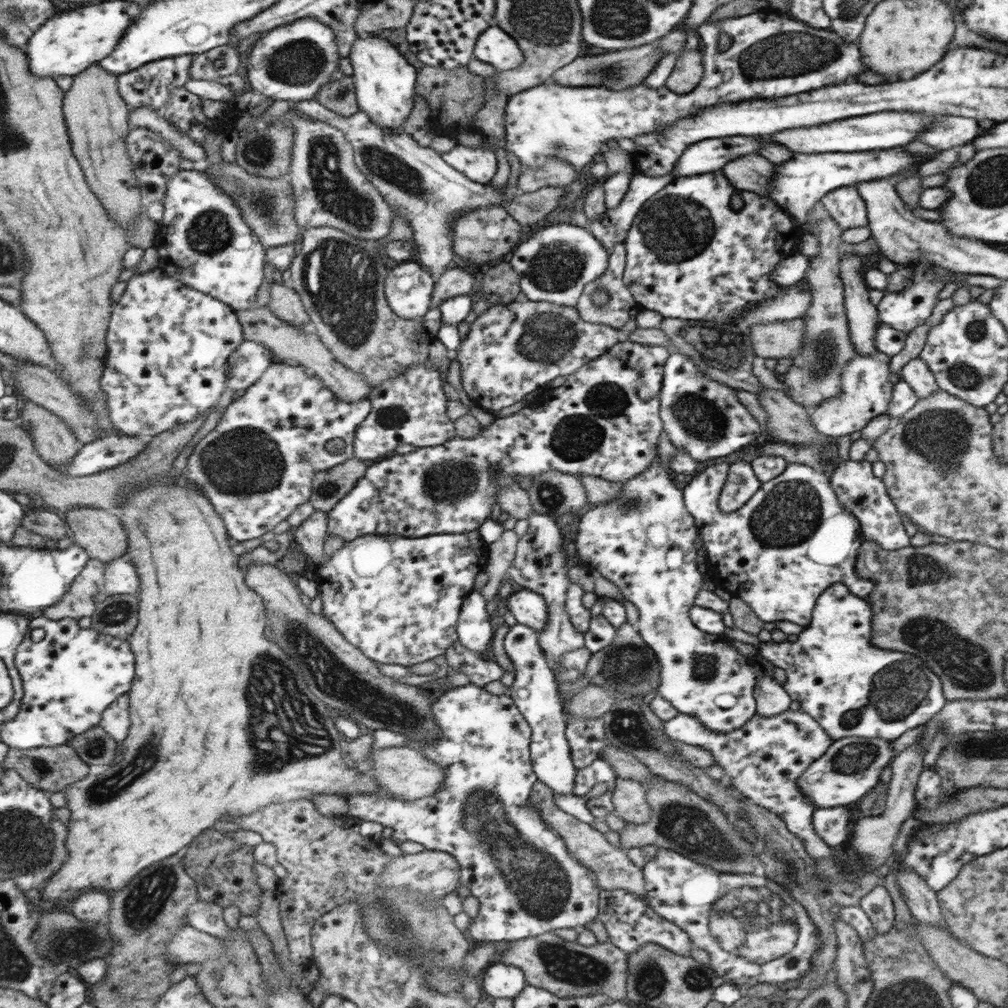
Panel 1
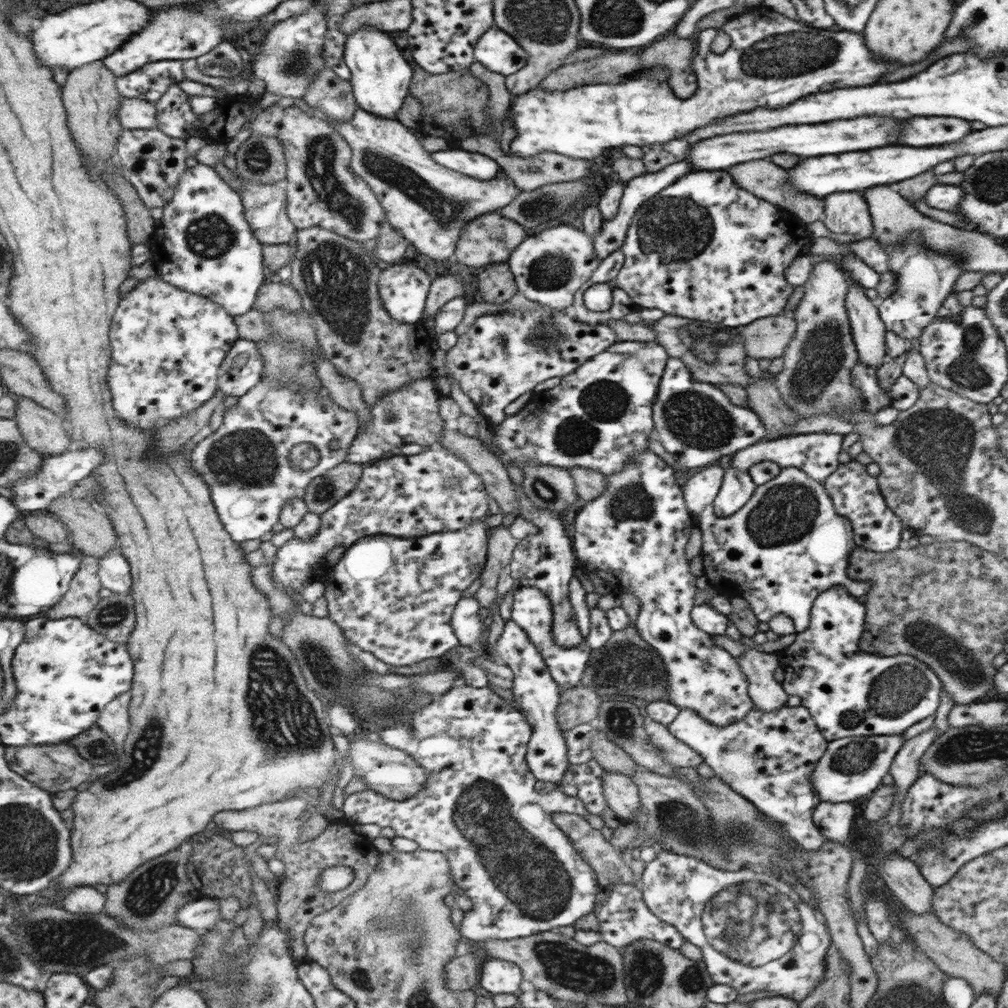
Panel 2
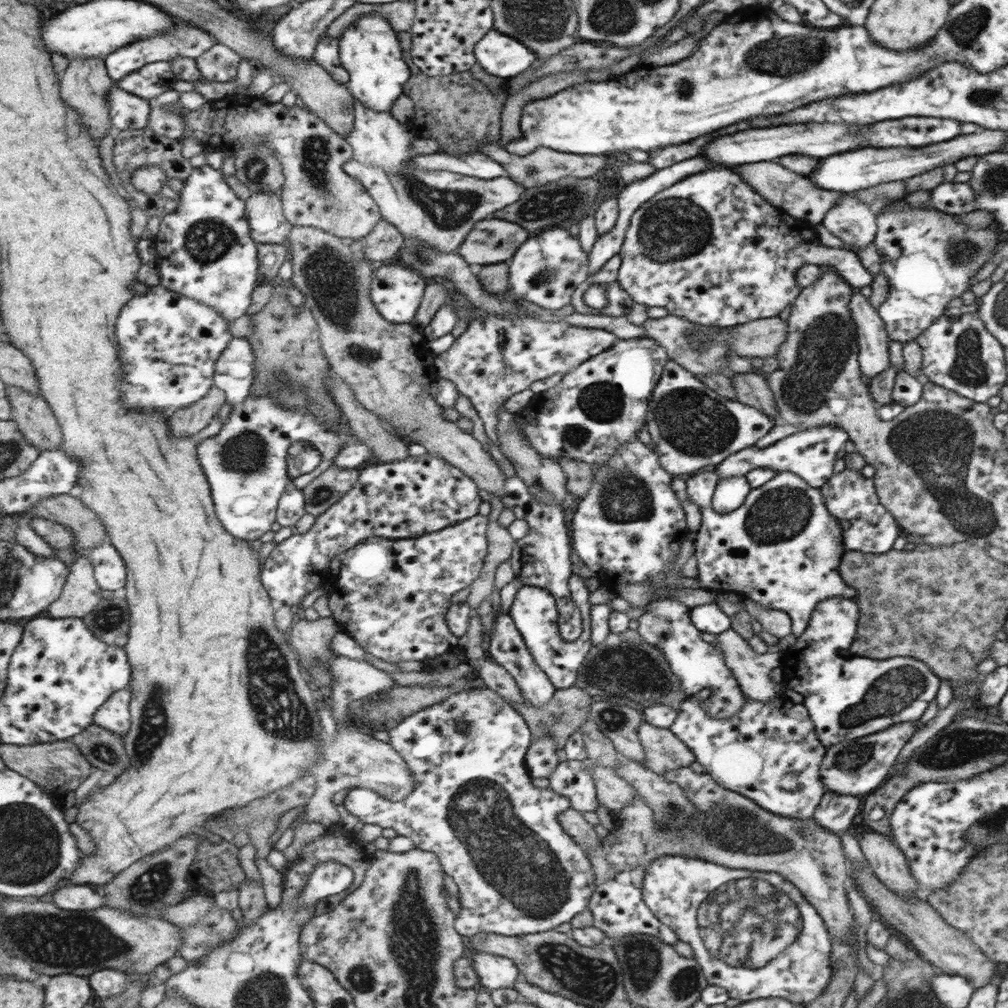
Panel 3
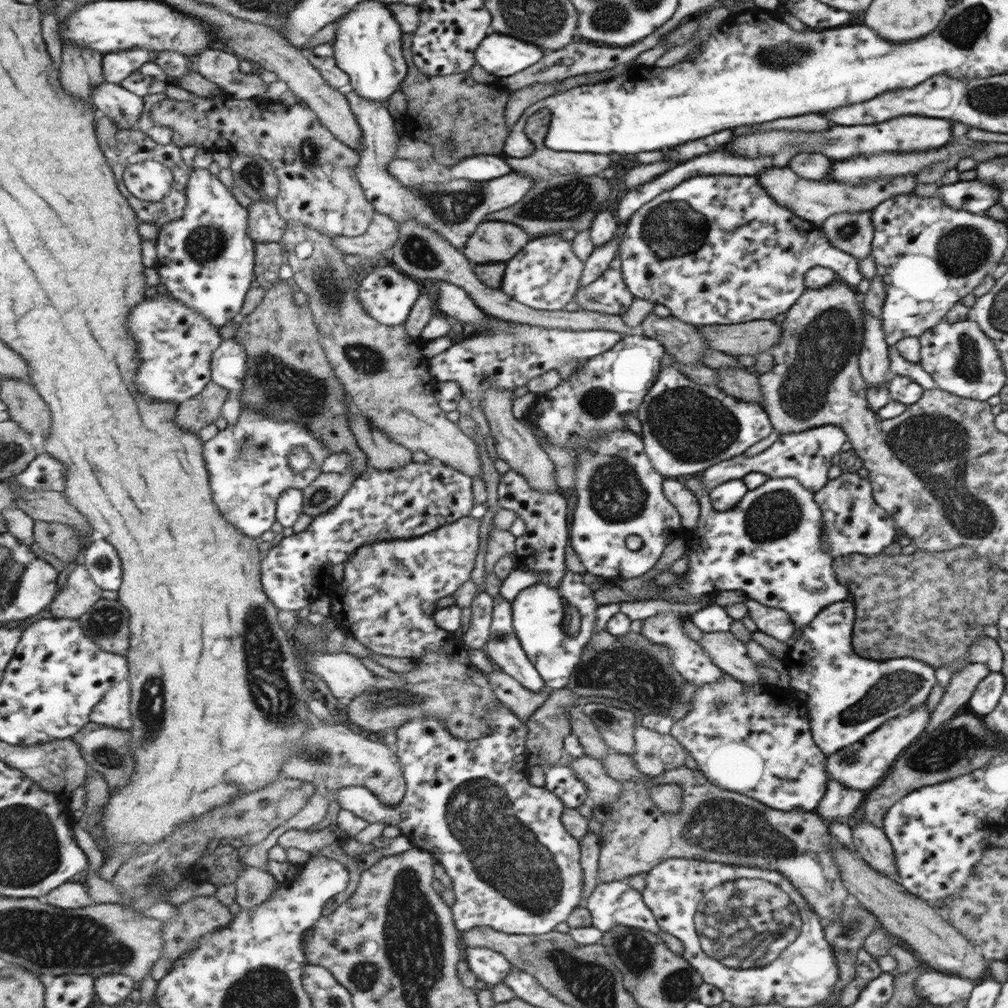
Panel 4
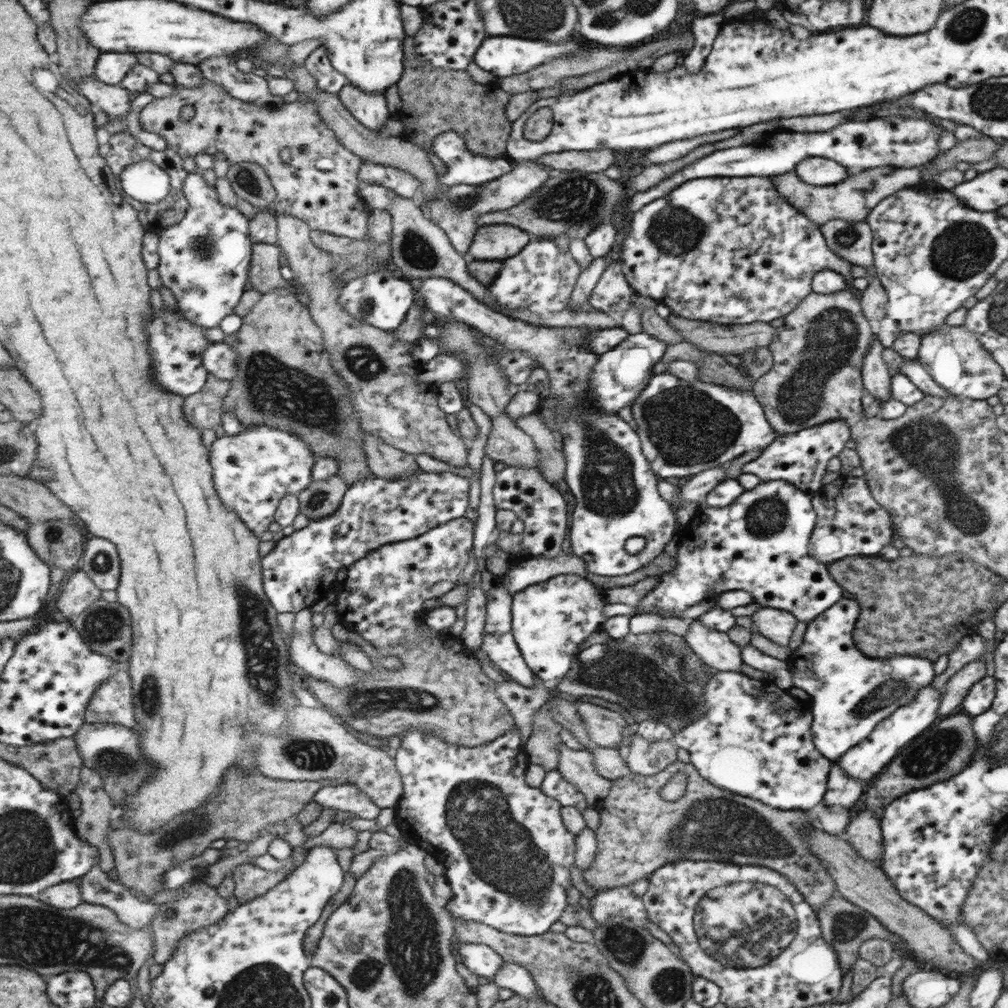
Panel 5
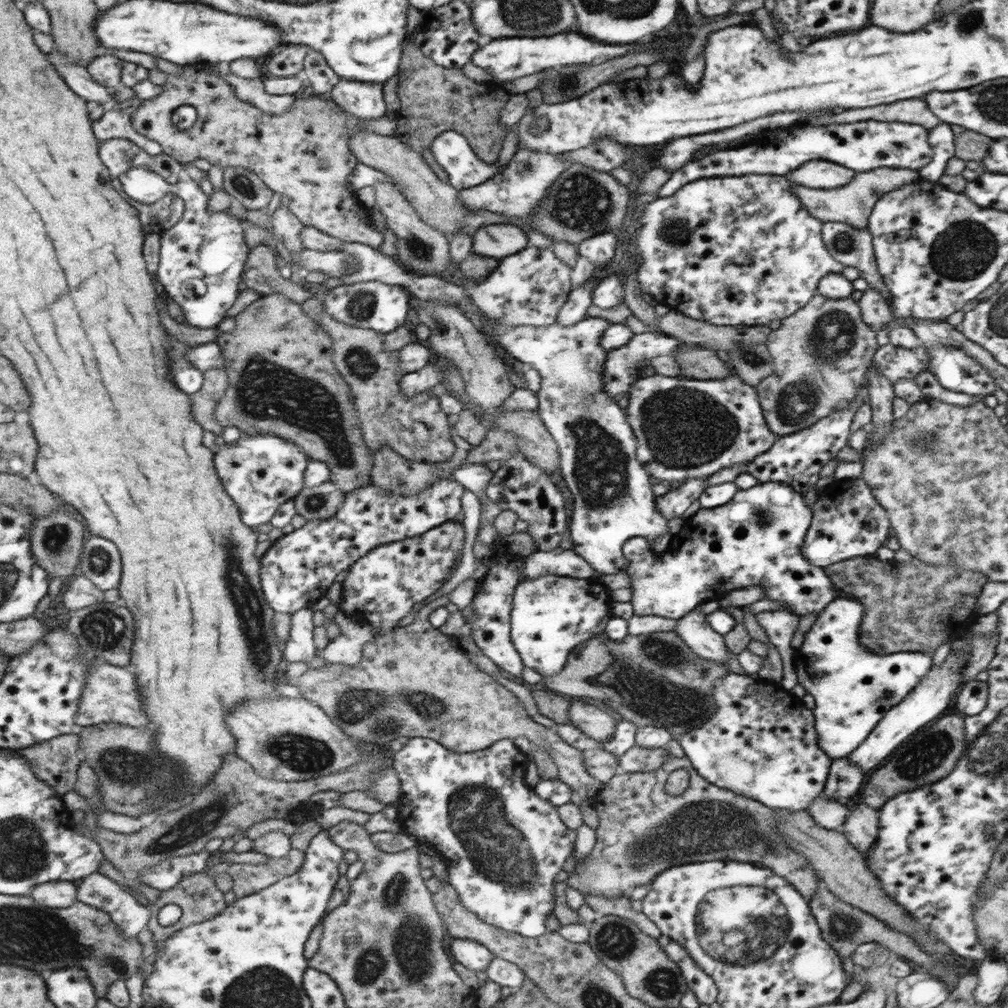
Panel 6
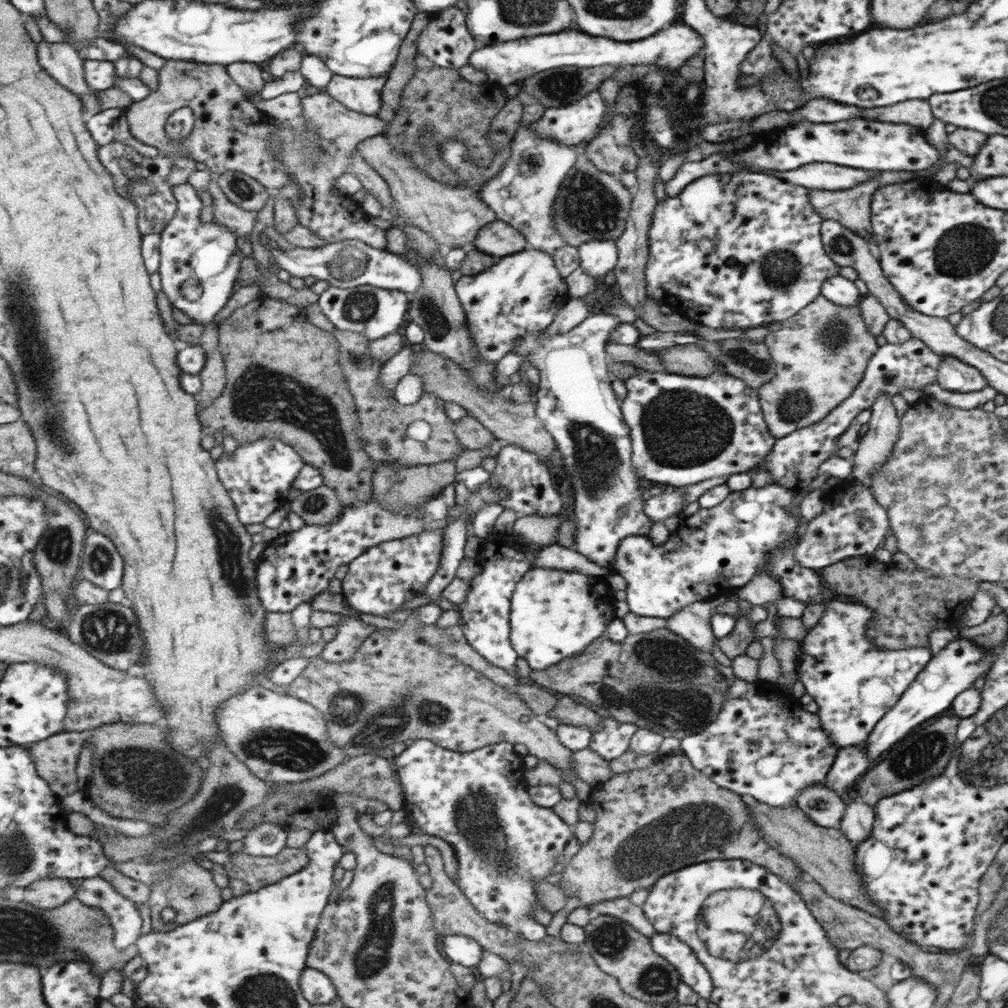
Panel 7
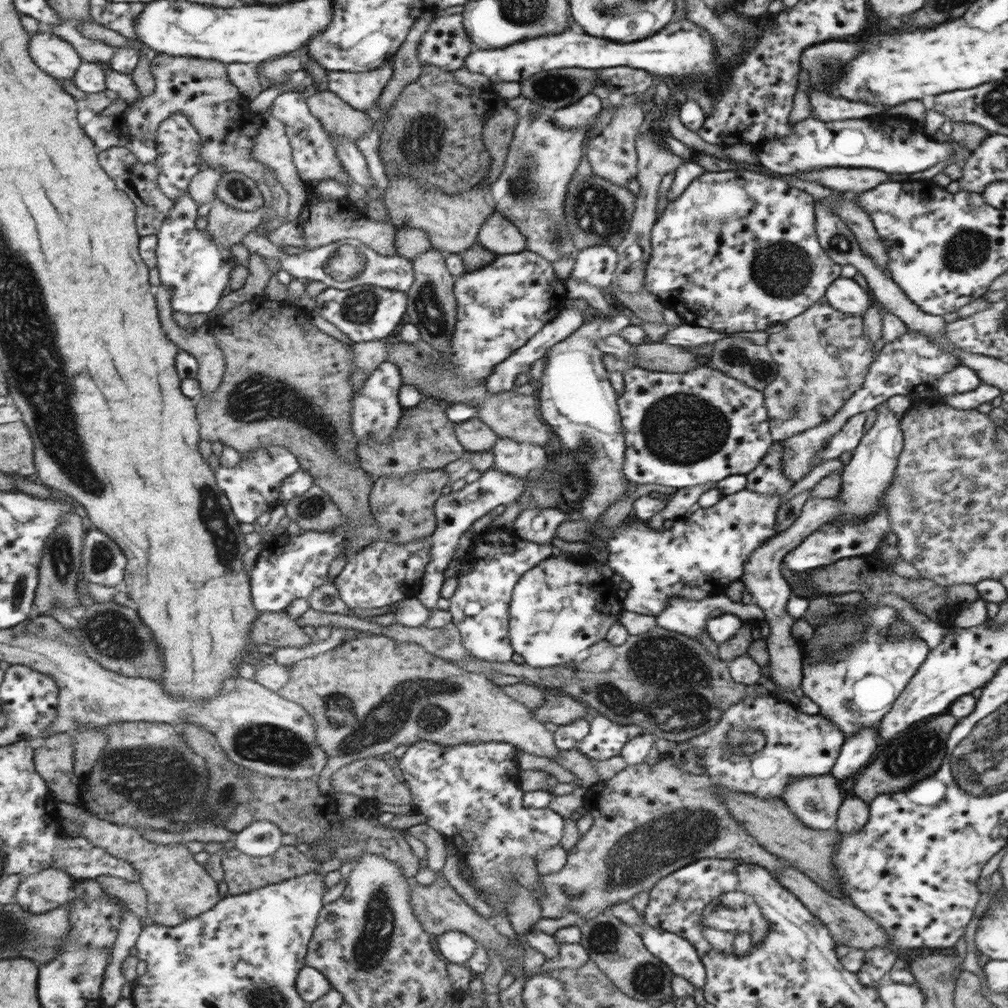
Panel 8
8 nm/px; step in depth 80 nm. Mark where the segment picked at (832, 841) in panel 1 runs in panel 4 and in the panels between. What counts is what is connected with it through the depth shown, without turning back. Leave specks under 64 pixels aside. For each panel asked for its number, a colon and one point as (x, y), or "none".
2: (833, 820)
3: (834, 813)
4: (839, 801)

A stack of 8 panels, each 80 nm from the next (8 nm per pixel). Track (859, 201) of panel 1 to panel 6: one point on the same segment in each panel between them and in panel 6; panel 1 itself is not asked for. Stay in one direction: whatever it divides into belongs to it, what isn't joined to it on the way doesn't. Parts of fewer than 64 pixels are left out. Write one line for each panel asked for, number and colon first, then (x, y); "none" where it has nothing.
2: (844, 213)
3: (851, 221)
4: (851, 232)
5: (853, 241)
6: (852, 247)

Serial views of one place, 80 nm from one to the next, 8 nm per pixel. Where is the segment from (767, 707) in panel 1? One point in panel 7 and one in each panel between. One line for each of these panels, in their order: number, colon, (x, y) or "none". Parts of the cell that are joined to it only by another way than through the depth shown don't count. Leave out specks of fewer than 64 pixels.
2: (765, 694)
3: (752, 670)
4: (730, 655)
5: (716, 651)
6: (692, 628)
7: (692, 623)

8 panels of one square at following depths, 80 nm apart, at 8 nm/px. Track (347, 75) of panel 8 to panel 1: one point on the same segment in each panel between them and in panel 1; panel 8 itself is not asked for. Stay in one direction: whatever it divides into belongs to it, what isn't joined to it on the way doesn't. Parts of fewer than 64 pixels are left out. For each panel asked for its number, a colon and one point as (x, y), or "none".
1: (421, 187)
2: (430, 205)
3: (439, 208)
4: (453, 209)
5: (370, 109)
6: (365, 100)
7: (360, 94)

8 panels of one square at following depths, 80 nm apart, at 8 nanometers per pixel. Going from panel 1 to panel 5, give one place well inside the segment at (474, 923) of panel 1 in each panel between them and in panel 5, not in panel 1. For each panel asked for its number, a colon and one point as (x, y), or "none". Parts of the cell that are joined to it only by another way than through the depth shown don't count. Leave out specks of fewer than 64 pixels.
2: (520, 870)
3: (517, 872)
4: (513, 867)
5: (506, 853)

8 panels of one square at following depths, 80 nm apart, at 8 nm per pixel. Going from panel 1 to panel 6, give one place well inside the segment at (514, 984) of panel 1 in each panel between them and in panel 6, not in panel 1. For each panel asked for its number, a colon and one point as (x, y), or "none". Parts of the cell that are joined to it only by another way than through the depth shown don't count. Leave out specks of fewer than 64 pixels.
2: (496, 976)
3: (493, 971)
4: (486, 964)
5: (479, 959)
6: (467, 952)

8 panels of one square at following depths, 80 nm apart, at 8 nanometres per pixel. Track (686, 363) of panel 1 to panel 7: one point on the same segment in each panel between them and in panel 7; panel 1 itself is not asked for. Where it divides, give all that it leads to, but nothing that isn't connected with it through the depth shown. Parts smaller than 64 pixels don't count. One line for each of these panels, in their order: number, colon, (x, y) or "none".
2: (694, 421)
3: (690, 426)
4: (685, 427)
5: (683, 427)
6: (685, 428)
7: (684, 429)

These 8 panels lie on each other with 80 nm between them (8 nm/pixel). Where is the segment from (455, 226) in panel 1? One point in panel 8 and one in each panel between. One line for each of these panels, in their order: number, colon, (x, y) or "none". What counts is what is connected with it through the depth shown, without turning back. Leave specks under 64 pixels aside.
2: (490, 238)
3: (491, 241)
4: (493, 241)
5: (496, 241)
6: (496, 240)
7: (498, 239)
8: (498, 235)

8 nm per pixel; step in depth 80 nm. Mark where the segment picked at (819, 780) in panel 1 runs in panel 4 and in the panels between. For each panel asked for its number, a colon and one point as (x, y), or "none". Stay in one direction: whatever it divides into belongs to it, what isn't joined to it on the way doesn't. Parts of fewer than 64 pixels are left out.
2: (852, 767)
3: (855, 767)
4: (862, 765)

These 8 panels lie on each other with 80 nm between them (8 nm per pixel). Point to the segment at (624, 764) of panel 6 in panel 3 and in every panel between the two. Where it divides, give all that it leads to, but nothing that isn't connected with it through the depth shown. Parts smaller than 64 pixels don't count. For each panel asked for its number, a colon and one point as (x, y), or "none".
3: (663, 751)
4: (654, 753)
5: (646, 757)

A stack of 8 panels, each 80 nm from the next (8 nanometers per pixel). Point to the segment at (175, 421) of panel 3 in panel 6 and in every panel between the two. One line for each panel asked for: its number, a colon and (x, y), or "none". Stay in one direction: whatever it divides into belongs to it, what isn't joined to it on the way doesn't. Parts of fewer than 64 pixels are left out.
4: (202, 410)
5: (205, 409)
6: (216, 381)

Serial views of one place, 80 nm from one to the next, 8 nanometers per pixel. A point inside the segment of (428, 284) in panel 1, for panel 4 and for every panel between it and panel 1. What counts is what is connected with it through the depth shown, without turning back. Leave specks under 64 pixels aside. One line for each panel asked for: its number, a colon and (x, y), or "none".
2: (403, 288)
3: (397, 293)
4: (387, 296)

